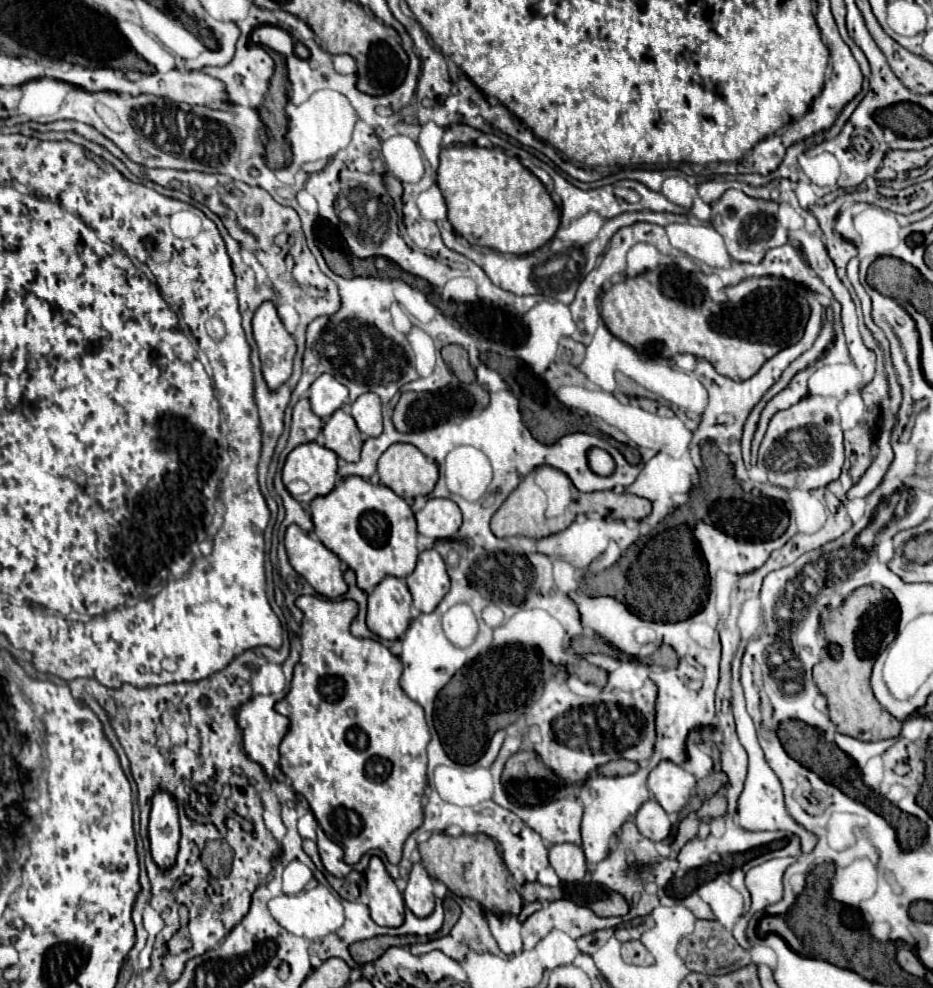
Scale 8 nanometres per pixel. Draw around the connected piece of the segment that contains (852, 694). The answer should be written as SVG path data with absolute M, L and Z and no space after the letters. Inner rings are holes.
M861 586L847 596L847 600L835 608L829 616L829 624L823 624L825 636L829 642L837 642L843 648L841 660L823 660L813 668L813 678L827 698L827 708L831 722L837 726L837 732L859 738L861 732L871 732L871 740L893 738L901 730L901 722L893 718L881 704L875 700L869 676L875 656L895 638L899 620L899 606L893 594L887 588Z

